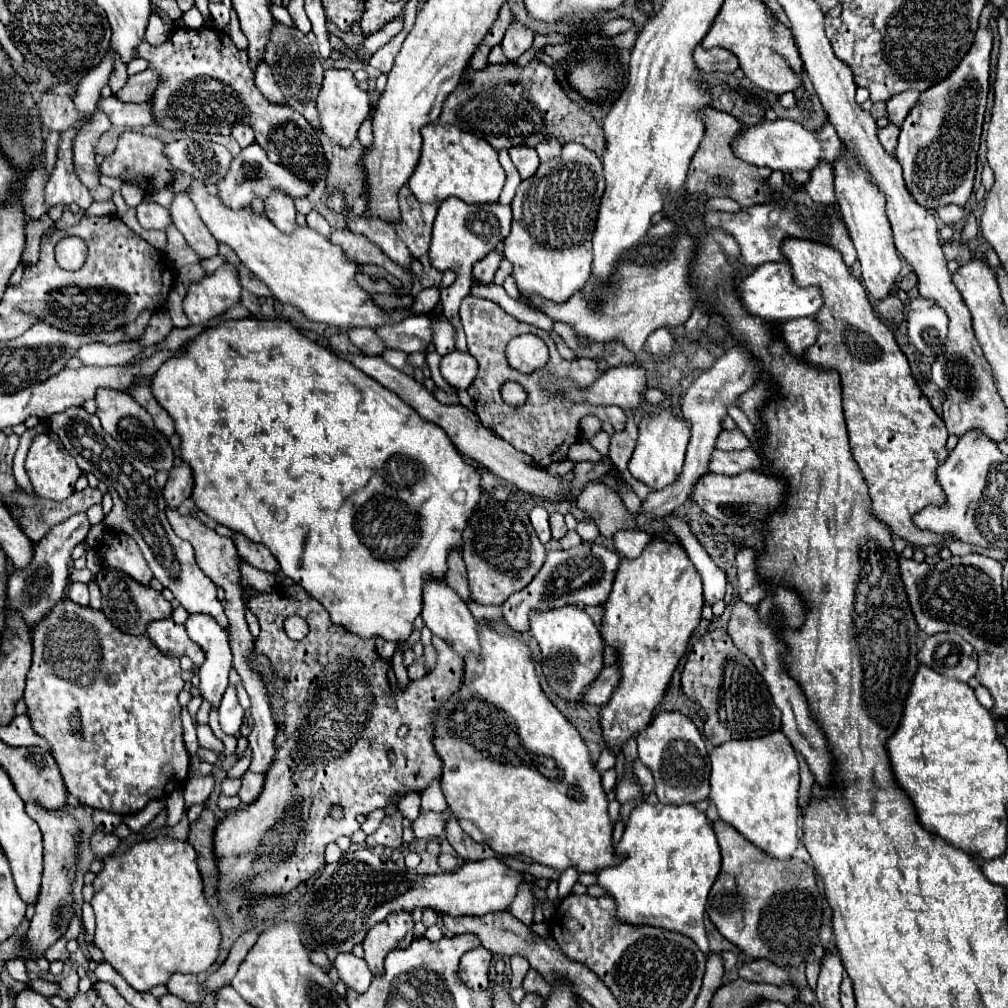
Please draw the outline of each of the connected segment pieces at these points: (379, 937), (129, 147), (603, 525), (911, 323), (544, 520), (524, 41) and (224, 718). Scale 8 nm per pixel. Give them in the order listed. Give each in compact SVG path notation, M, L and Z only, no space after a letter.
M398 913L390 915L386 923L380 923L366 935L364 951L366 951L366 963L374 975L382 975L384 971L384 957L396 949L402 947L402 943L412 943L414 933L414 921L410 913Z
M124 131L118 139L116 151L110 157L104 159L100 173L120 177L122 181L130 181L130 183L136 181L136 185L140 189L146 189L148 185L150 185L150 191L166 187L174 181L176 169L170 167L170 161L162 155L162 147L164 147L164 143L154 139L154 137L148 137L148 135L142 135L142 133L136 133L136 131Z
M602 483L588 485L578 497L576 505L592 515L600 535L604 537L612 537L616 531L622 531L622 529L632 531L636 527L636 521L630 515L630 511L624 507L620 495L606 491Z
M920 295L908 301L908 313L906 313L906 327L908 327L908 337L916 345L916 349L922 355L938 355L942 353L942 347L946 343L946 333L948 333L948 315L930 299L922 299Z
M536 505L532 511L530 511L530 521L532 521L532 527L536 529L538 537L542 543L548 543L552 537L550 537L550 525L548 525L548 511L540 505Z
M514 19L508 29L506 29L506 35L504 35L504 41L502 41L502 49L504 49L504 55L510 59L510 63L516 63L516 59L532 47L532 41L534 41L534 31L530 27L524 27L518 19Z
M228 685L226 693L224 693L224 699L222 699L222 705L218 709L218 715L220 715L222 731L226 735L236 735L240 731L242 719L244 719L244 709L238 703L236 687L234 685Z

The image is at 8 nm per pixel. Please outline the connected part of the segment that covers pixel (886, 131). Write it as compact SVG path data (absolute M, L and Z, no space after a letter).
M890 123L888 127L878 129L878 139L880 139L882 147L884 147L888 153L894 153L894 151L896 151L898 133L900 133L900 127L898 127L898 125L894 125L894 123Z

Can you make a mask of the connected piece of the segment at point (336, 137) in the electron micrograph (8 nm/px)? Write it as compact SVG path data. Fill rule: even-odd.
M344 69L326 71L326 79L324 79L322 91L318 95L318 113L322 119L324 135L342 147L350 147L358 135L360 125L364 123L364 119L370 113L368 93L358 87L358 81L354 79L352 71L344 71Z

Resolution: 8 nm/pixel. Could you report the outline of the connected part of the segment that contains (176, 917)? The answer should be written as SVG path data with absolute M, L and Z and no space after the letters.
M158 837L136 843L122 855L106 857L104 869L94 879L94 945L100 947L106 961L136 991L150 991L156 985L166 985L174 973L204 973L218 957L222 933L218 919L214 917L212 907L204 897L204 883L196 865L196 857L198 855L188 841Z

